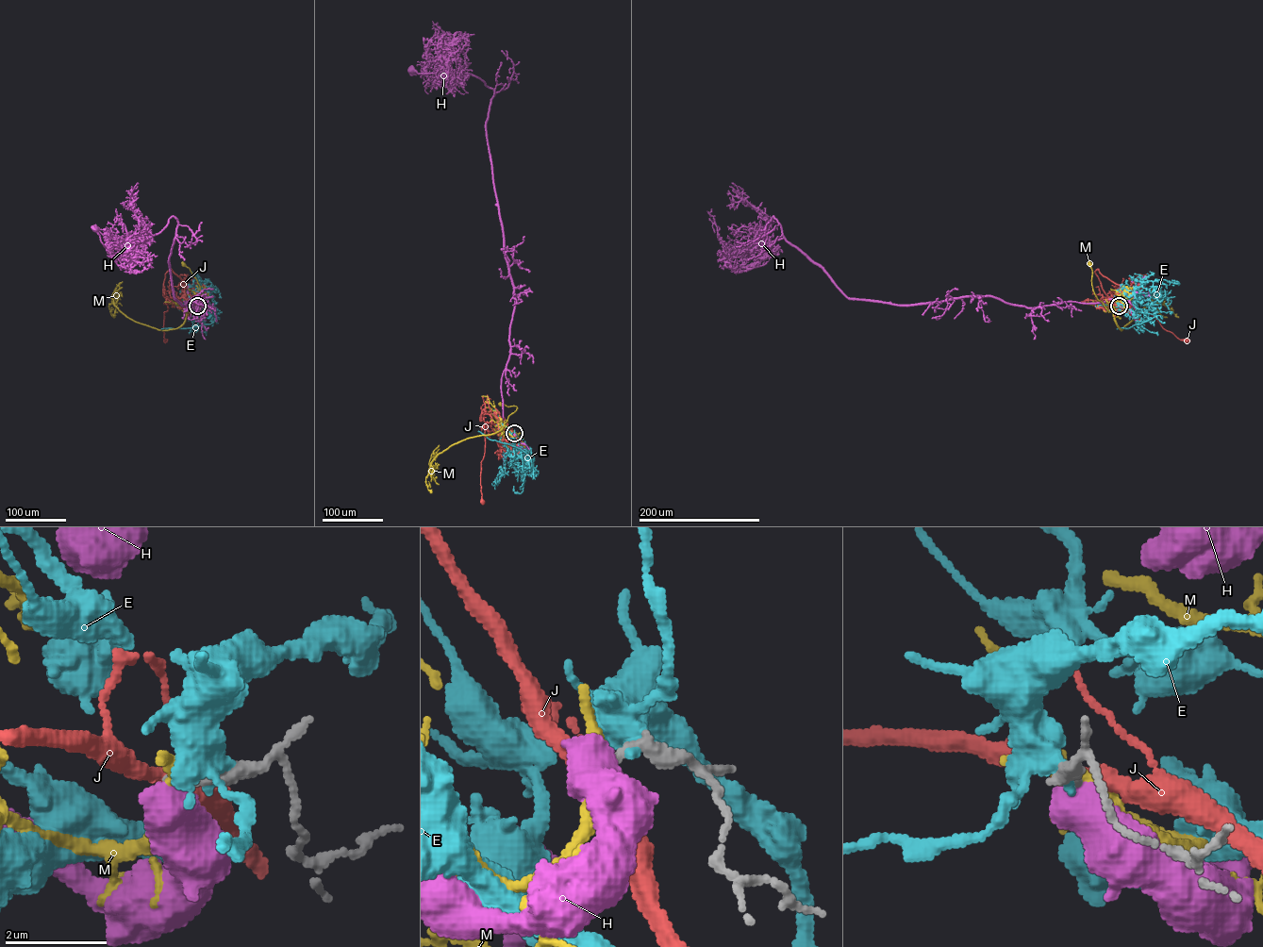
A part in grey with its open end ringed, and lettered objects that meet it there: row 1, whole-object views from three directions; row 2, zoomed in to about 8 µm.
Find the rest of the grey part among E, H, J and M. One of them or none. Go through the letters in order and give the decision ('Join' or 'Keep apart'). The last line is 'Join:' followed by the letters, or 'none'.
E: Keep apart
H: Keep apart
J: Keep apart
M: Keep apart
Join: none

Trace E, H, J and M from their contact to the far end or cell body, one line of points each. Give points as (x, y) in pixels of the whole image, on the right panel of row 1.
E: (1119, 306), (1121, 304), (1133, 311), (1153, 309), (1156, 313), (1140, 323), (1117, 329)
H: (1119, 306), (1116, 297), (1037, 307), (985, 296), (912, 305), (849, 298), (773, 216), (759, 255), (756, 229)
J: (1119, 306), (1111, 304), (1108, 298), (1116, 307), (1148, 312), (1163, 328), (1188, 341)
M: (1119, 306), (1113, 303), (1114, 311), (1109, 311), (1097, 299), (1093, 290), (1090, 264)

